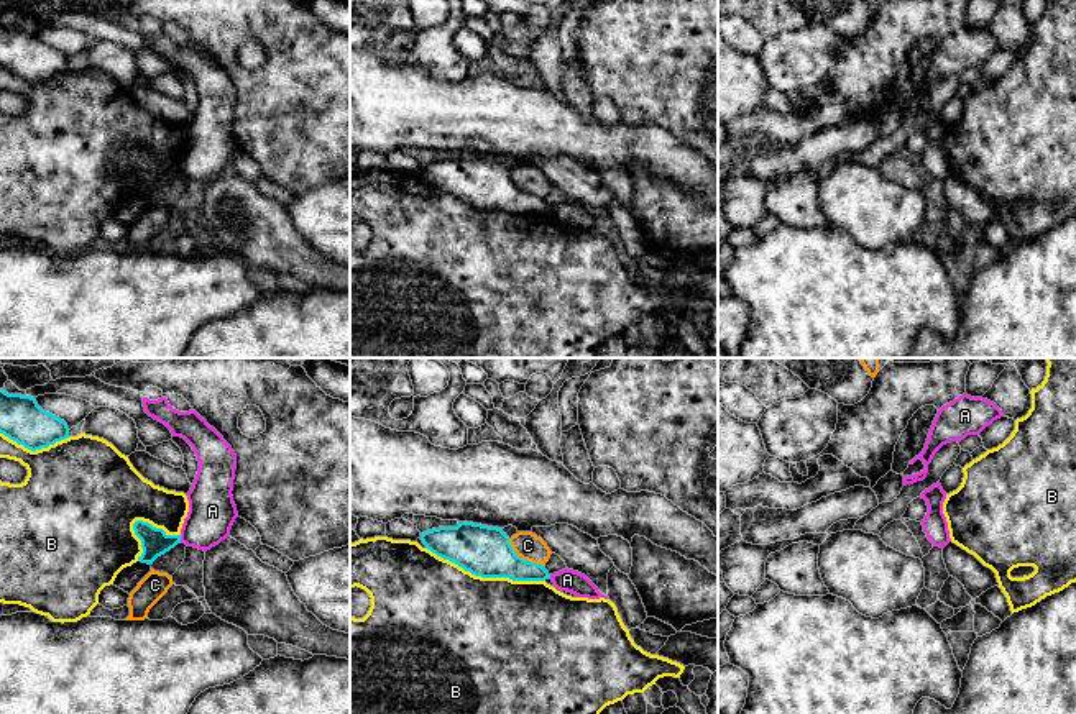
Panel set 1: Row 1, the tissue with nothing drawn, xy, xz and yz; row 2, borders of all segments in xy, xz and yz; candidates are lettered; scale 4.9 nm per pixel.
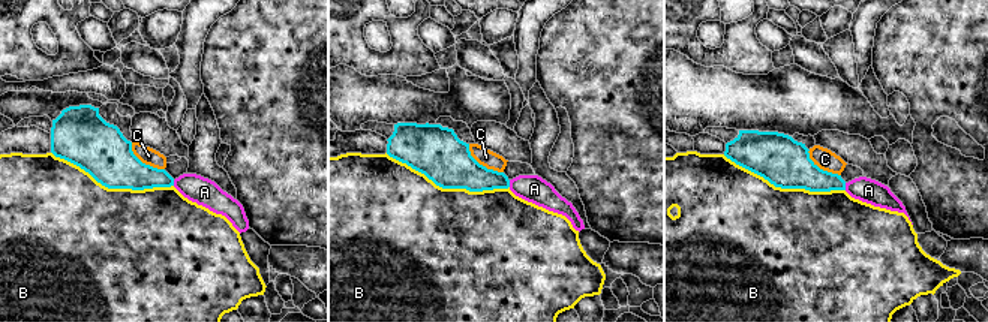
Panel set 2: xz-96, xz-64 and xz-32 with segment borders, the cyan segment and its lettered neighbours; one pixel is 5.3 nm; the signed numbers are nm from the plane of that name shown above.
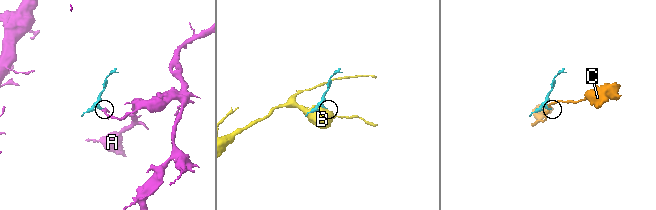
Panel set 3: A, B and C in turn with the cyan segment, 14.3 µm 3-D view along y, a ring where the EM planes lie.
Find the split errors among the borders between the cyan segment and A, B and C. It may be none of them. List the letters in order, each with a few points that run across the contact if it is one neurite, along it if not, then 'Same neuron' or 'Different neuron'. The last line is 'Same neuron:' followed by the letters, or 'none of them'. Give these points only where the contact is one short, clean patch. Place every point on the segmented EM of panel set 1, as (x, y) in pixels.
A: Line: xy (179, 535), (181, 540). Different neuron
B: Different neuron
C: Different neuron
Same neuron: none of them

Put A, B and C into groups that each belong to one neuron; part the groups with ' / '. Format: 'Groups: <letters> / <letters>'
Groups: A / B / C

